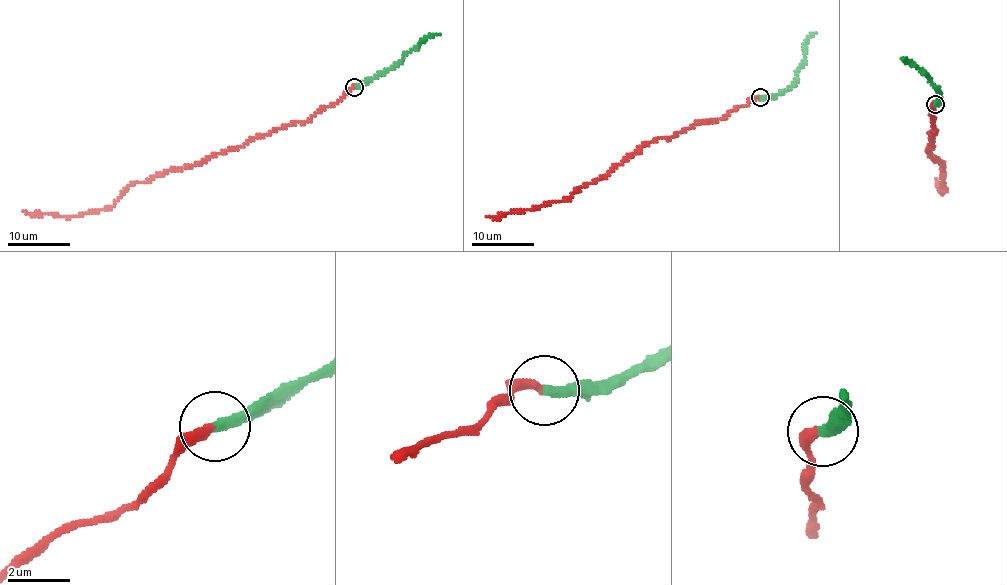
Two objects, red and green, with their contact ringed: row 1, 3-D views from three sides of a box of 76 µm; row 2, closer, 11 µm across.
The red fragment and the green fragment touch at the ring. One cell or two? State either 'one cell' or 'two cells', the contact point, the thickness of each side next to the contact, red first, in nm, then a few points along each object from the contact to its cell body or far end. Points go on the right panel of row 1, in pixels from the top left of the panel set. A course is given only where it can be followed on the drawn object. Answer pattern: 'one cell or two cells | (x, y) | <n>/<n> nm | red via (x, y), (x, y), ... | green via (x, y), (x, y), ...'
one cell | (935, 104) | 280/320 nm | red via (934, 104), (931, 113), (935, 132), (930, 133), (932, 146), (927, 150), (942, 164), (943, 193), (937, 179) | green via (934, 104), (940, 97), (940, 91), (925, 74), (901, 58)

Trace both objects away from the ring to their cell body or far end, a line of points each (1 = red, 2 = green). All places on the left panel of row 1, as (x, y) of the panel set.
1: (354, 87), (304, 122), (278, 128), (184, 169), (170, 168), (134, 183), (109, 207), (73, 217), (23, 211)
2: (354, 87), (381, 75), (422, 41), (439, 33)

